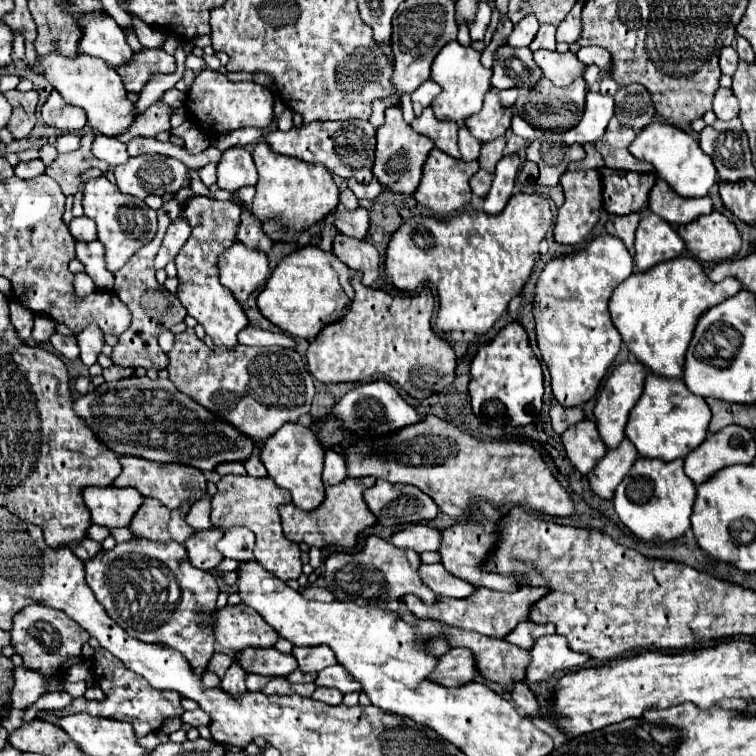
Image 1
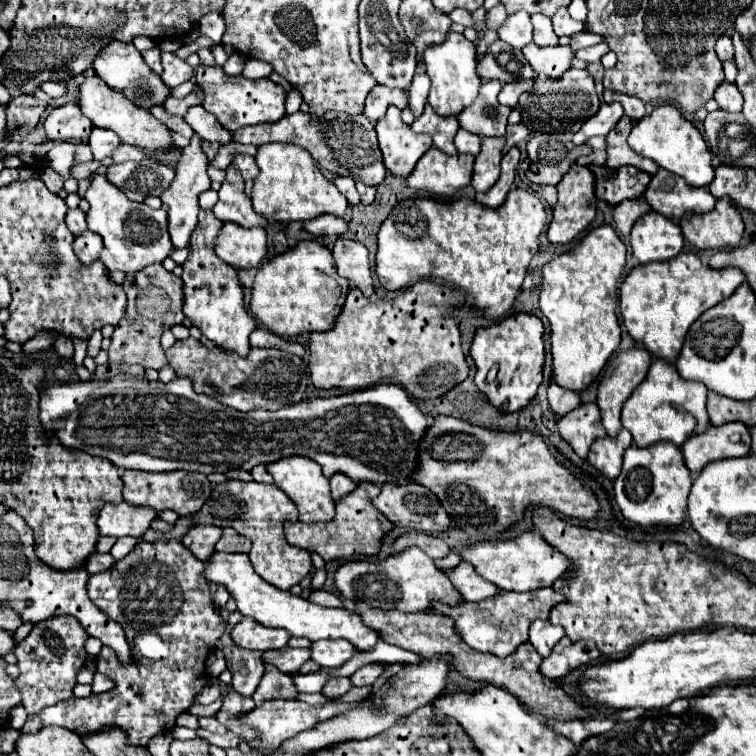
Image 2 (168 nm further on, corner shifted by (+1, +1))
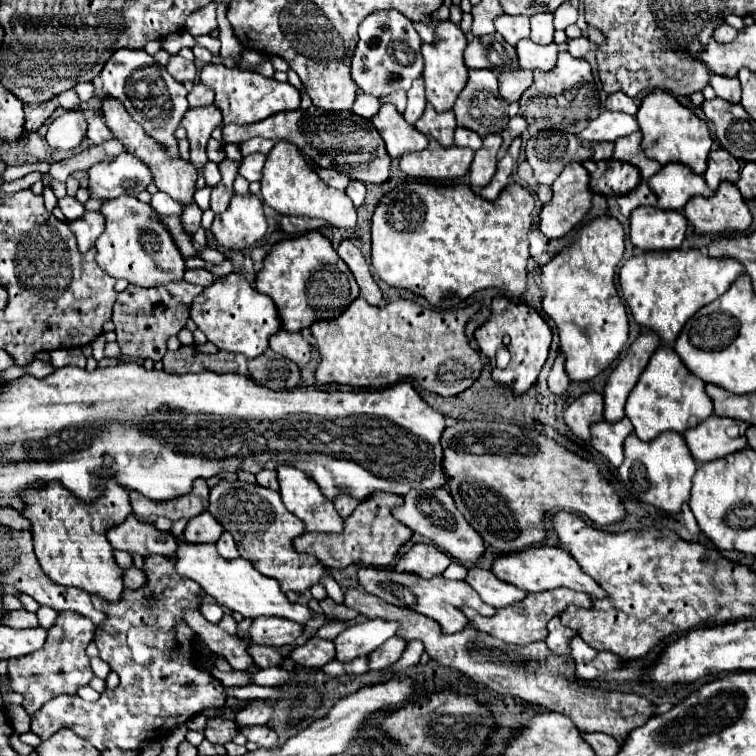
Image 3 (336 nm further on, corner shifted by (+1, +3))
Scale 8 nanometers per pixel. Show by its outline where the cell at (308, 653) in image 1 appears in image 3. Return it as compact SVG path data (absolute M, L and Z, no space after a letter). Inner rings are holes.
M366 620L362 624L348 626L334 638L336 660L350 662L358 656L372 654L382 642L396 634L396 622L386 620Z

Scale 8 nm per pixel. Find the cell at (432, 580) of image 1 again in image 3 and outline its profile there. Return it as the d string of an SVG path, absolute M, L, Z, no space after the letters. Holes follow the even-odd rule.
M476 566L468 570L468 576L466 576L464 582L468 582L480 594L480 598L494 608L510 606L514 602L520 602L526 596L516 586L496 580L496 576L490 570L482 570L482 568L476 568Z

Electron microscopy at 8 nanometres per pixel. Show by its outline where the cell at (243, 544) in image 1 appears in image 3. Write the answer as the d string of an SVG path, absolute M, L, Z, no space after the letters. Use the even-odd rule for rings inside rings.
M224 532L224 534L218 538L216 548L218 548L218 554L220 554L222 558L230 558L230 560L232 560L232 558L238 558L238 556L240 556L238 544L236 544L236 540L232 538L230 532Z

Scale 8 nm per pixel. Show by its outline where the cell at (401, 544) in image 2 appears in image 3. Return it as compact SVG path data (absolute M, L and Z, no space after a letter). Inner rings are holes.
M414 544L406 554L402 554L402 558L398 560L394 568L398 572L416 572L422 578L430 578L430 576L442 574L442 570L448 568L450 562L452 558L438 546Z

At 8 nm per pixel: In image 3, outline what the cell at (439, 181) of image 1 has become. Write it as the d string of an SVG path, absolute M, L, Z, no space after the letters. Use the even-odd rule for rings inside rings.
M430 140L426 150L404 154L404 158L400 158L400 170L418 180L454 180L468 174L472 158L474 152L468 148L442 148Z

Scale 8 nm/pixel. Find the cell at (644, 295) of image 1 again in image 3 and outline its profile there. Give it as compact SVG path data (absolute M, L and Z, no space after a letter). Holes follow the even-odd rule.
M700 250L646 252L632 256L620 268L620 288L634 320L660 336L664 344L674 344L680 330L700 308L720 298L744 272L736 260L714 260Z

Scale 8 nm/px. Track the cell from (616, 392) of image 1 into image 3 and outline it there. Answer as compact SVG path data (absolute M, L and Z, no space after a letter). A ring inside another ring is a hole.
M642 332L626 350L624 358L612 370L604 386L604 420L618 422L624 418L624 404L632 388L636 386L640 374L644 372L650 356L660 346L656 332Z

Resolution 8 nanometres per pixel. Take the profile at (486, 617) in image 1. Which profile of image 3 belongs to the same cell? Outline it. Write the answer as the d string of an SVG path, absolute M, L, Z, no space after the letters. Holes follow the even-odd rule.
M554 588L554 590L548 590L548 592L538 592L538 594L528 594L524 600L512 604L512 606L506 606L506 608L498 608L494 616L490 618L484 618L480 614L472 614L470 616L470 624L480 630L480 632L486 632L506 644L518 644L518 646L524 646L528 642L536 642L536 640L544 640L548 630L546 630L546 624L552 616L560 614L568 604L576 604L576 606L590 606L590 598L584 594L584 592L576 592L576 590L568 590L568 588Z

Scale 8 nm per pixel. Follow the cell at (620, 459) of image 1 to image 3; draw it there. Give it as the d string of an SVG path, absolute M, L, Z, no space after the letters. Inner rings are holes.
M622 418L616 424L602 420L596 426L592 426L590 444L594 450L598 450L602 456L606 456L614 468L618 468L622 464L622 458L624 458L622 444L632 432L634 432L634 426L630 424L628 418Z

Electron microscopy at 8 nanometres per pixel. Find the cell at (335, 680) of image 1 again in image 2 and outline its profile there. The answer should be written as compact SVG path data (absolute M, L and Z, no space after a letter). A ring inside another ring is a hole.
M366 664L356 674L352 674L352 684L354 686L372 686L382 672L384 672L382 664Z

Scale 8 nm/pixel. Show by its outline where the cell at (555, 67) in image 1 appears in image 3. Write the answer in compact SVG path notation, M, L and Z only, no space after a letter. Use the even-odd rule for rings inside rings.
M522 40L516 46L518 58L520 58L520 66L528 68L528 70L552 70L552 66L556 64L558 58L558 46L552 42L548 46L540 46L534 44L532 40Z

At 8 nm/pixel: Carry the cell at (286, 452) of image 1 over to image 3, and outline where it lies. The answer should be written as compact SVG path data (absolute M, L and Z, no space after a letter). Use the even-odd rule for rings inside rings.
M278 466L280 496L286 508L296 514L308 532L340 532L342 518L316 482L302 470L294 466Z

